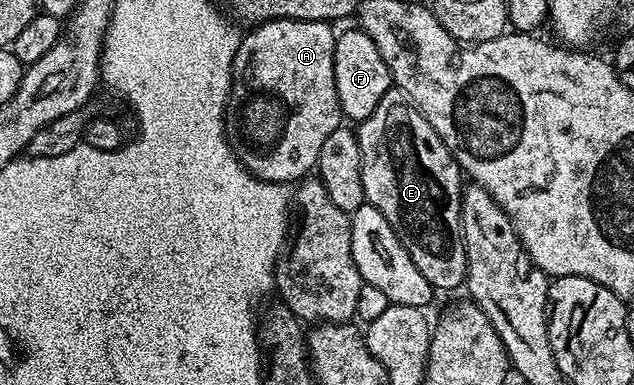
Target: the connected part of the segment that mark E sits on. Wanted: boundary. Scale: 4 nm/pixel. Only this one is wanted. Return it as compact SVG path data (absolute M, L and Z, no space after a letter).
M393 87L377 103L373 115L358 122L359 146L361 147L361 181L367 196L366 204L377 207L385 219L389 219L389 227L395 229L401 239L405 251L417 263L417 271L429 279L432 290L455 289L467 279L467 256L465 255L465 239L463 238L463 190L465 174L455 161L455 156L448 151L445 143L429 127L429 123L421 115L421 111L412 105L406 93Z

